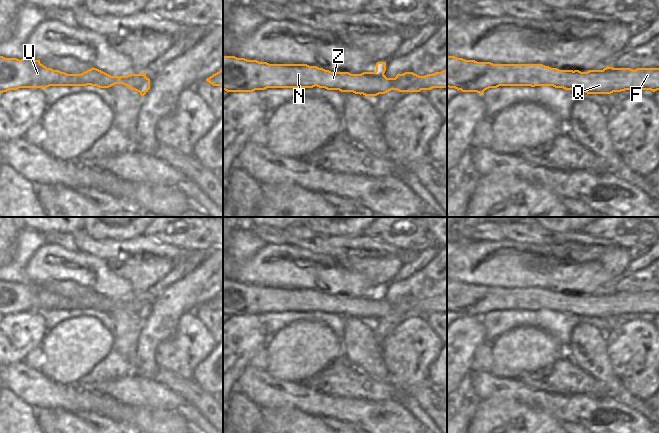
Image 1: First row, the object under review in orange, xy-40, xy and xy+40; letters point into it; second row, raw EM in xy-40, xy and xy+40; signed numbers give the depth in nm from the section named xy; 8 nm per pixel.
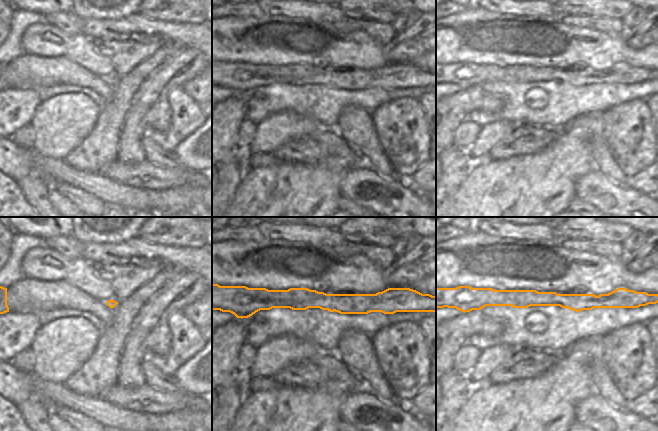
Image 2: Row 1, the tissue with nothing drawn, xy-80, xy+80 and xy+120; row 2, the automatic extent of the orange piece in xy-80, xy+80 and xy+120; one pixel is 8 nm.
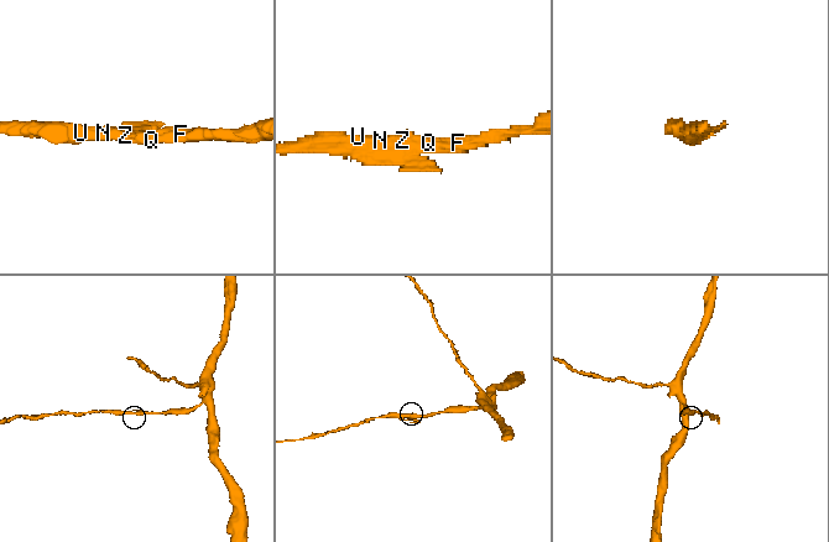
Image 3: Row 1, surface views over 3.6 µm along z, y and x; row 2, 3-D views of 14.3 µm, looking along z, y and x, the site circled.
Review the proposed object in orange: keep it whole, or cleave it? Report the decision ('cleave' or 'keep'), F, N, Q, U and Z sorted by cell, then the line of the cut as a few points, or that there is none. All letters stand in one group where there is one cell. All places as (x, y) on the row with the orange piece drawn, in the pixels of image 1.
keep; groups F N Q U Z; cut none

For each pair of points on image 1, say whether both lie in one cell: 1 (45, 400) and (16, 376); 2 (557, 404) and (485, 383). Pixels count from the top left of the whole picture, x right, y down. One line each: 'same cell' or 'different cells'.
1: same cell
2: same cell

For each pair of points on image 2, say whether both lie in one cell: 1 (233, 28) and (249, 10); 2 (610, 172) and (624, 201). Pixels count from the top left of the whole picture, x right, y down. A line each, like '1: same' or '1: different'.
1: different
2: different

